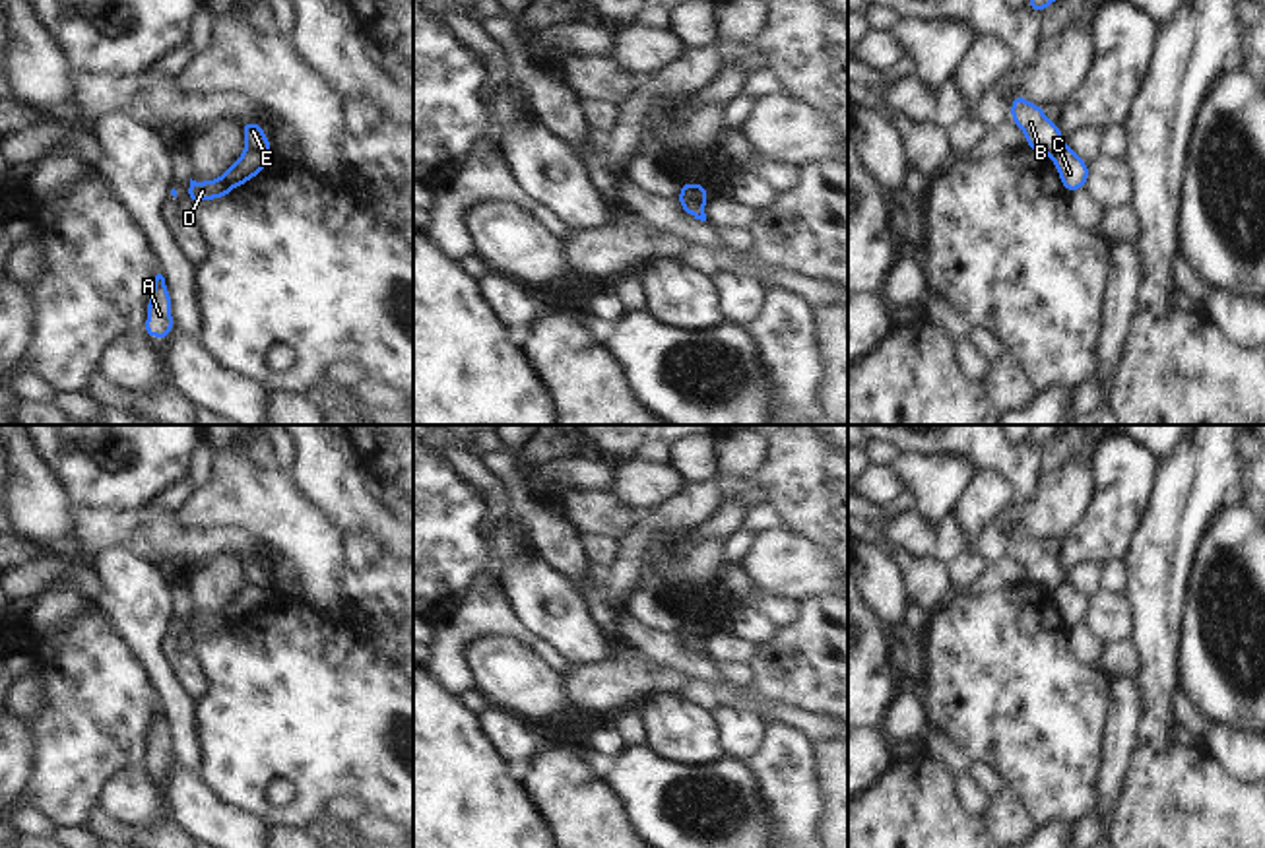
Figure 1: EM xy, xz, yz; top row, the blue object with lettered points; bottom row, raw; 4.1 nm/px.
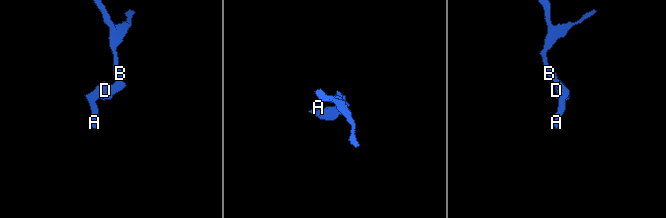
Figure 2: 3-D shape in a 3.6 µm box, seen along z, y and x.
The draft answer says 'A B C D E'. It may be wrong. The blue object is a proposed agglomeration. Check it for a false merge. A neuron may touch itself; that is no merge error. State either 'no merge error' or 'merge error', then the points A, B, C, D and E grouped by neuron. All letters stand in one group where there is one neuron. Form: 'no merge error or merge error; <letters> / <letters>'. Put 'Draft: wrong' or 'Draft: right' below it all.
merge error; A C D / B E
Draft: wrong

